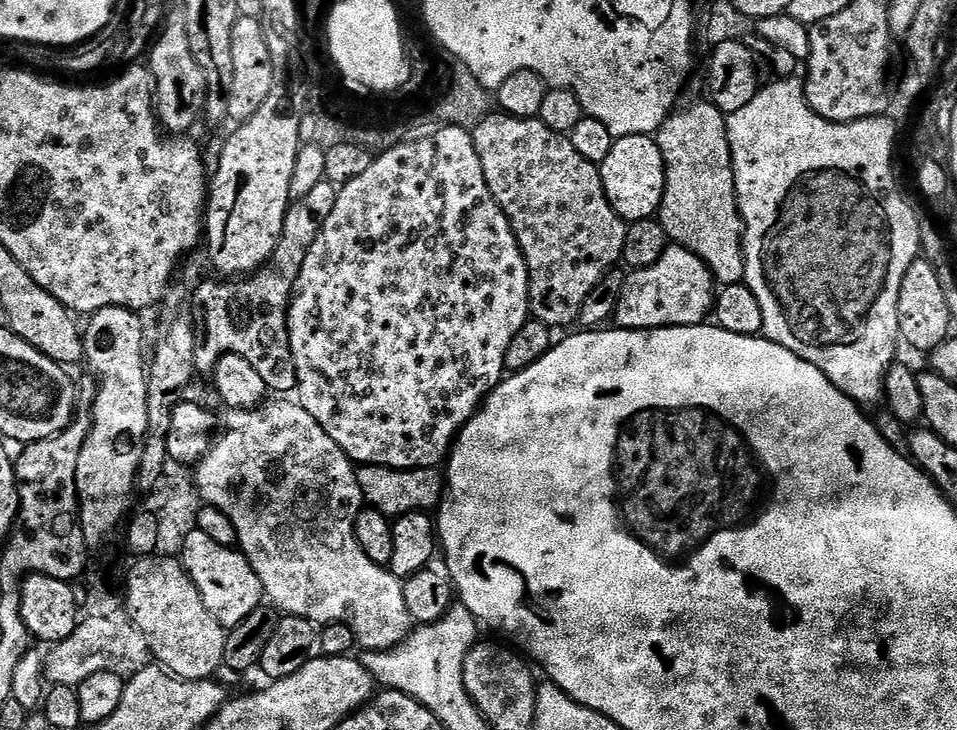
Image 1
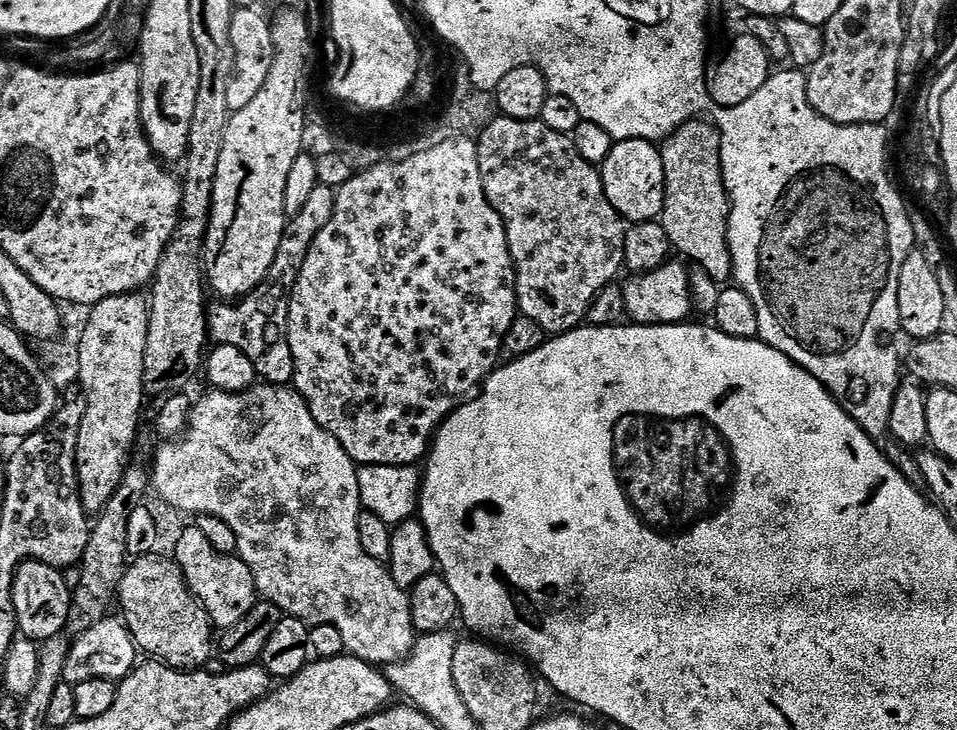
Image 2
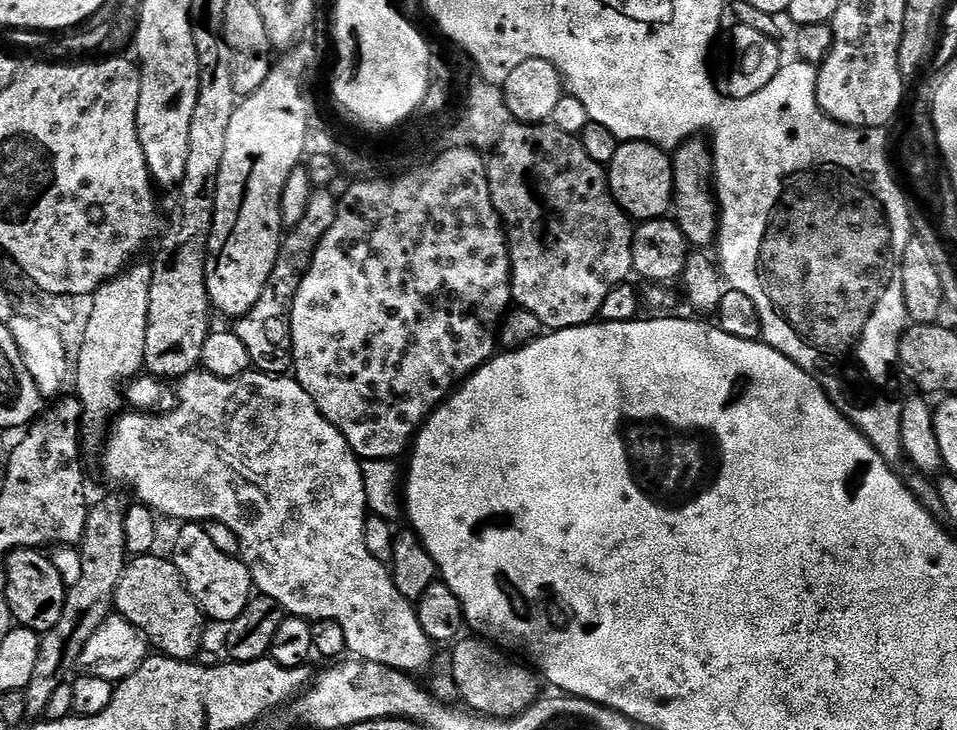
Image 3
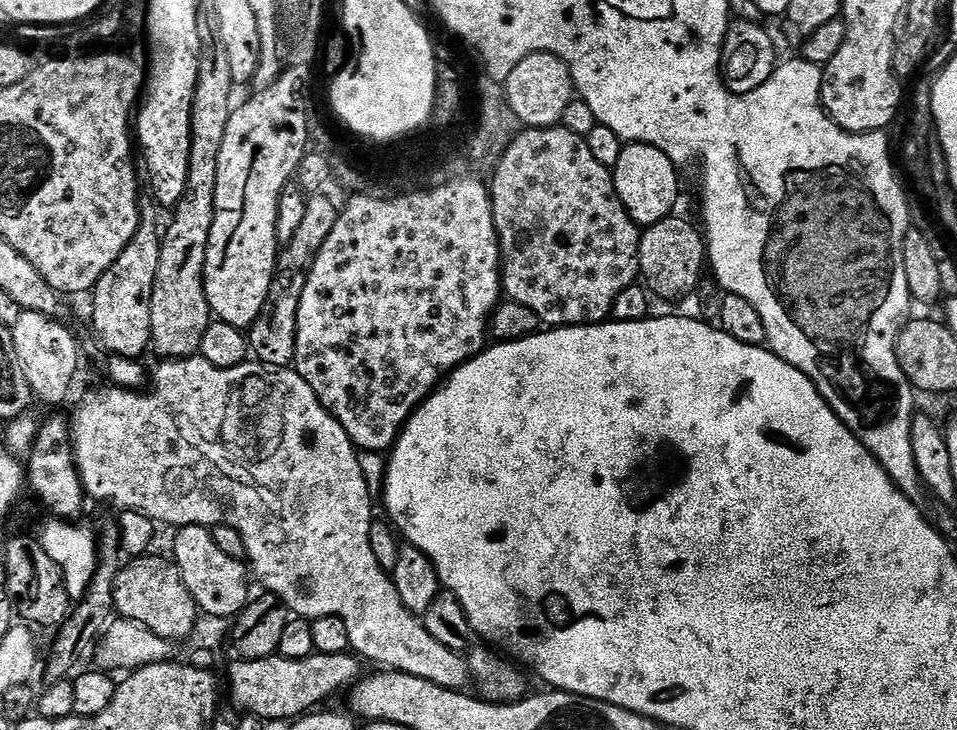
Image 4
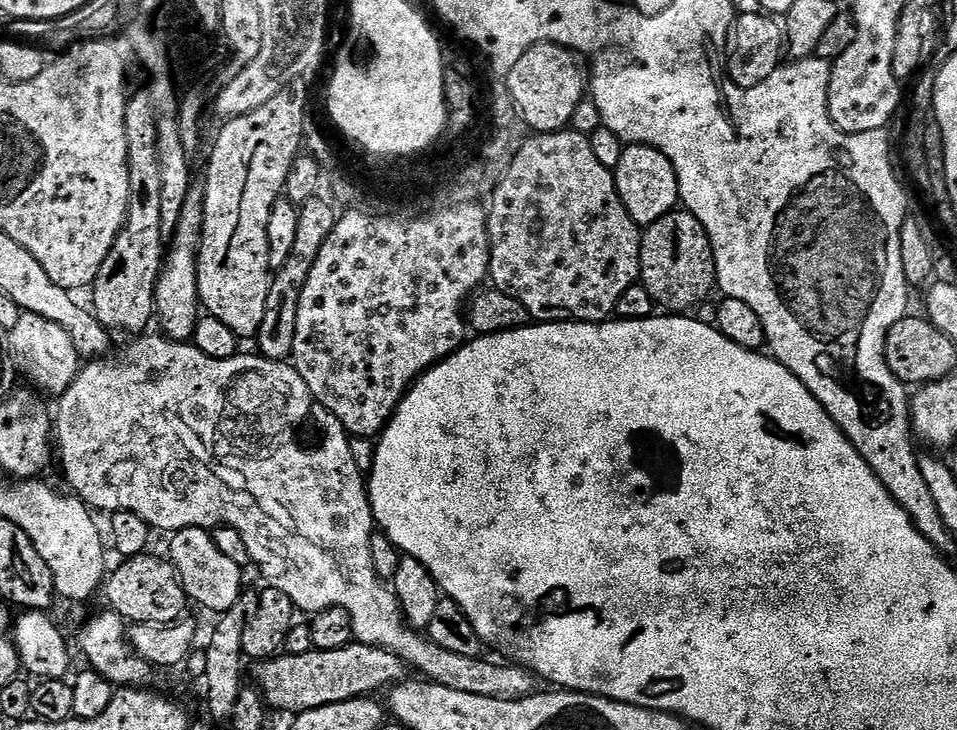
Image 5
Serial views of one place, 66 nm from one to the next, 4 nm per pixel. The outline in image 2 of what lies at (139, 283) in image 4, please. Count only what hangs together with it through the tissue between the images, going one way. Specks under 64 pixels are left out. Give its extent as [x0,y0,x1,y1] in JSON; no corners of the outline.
[76,292,150,514]

